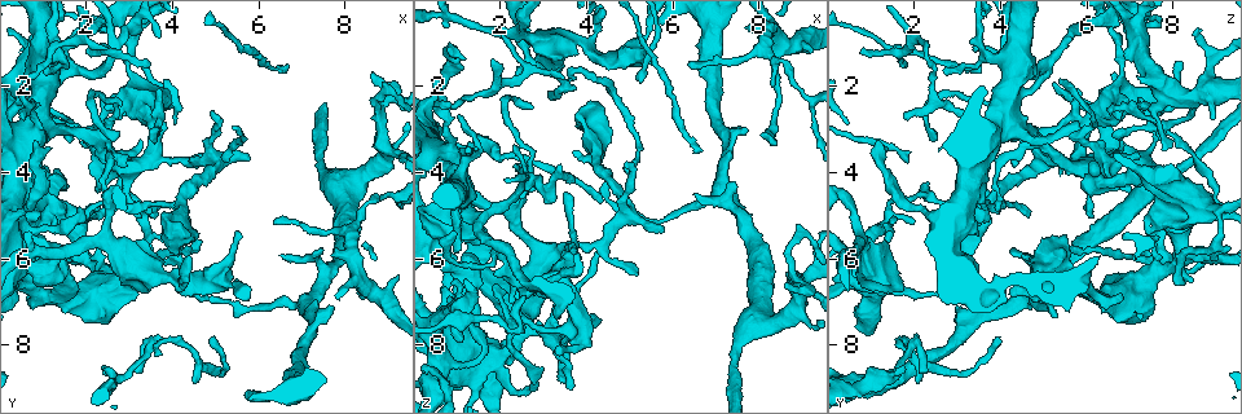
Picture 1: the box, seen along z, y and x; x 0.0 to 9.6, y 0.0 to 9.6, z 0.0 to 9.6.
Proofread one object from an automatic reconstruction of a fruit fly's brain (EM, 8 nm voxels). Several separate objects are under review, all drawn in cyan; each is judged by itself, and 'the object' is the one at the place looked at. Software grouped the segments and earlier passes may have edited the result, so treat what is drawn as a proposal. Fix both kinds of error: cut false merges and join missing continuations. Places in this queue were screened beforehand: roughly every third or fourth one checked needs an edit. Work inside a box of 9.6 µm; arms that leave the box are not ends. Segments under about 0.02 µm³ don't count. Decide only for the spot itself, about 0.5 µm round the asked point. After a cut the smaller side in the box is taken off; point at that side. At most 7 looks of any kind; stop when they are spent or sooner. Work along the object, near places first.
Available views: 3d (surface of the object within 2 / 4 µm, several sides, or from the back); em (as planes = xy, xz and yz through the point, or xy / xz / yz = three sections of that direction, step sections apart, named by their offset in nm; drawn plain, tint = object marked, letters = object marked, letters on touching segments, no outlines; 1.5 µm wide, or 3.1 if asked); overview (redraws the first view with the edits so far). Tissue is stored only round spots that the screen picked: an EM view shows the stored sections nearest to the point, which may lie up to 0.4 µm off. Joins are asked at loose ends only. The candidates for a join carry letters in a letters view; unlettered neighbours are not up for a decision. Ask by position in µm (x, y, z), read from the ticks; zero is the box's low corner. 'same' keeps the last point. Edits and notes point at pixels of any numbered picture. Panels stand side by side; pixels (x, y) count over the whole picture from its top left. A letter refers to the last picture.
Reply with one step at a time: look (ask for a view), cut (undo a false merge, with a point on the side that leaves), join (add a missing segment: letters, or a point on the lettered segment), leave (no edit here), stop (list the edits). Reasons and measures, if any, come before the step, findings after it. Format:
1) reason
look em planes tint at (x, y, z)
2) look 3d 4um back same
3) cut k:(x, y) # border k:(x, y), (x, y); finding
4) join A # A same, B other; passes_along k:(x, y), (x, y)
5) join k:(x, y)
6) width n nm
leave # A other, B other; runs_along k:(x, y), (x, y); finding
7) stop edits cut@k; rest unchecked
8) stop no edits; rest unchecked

three arms meet
look 3d 4um at (3.70, 2.70, 5.60)

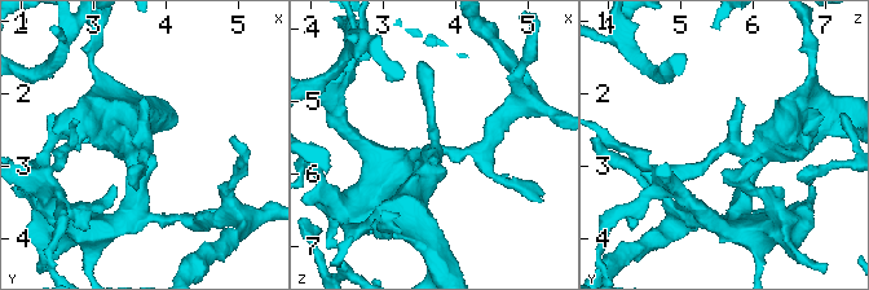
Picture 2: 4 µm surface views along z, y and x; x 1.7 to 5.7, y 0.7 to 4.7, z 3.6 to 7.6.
look em planes letters at (3.75, 2.70, 5.65)

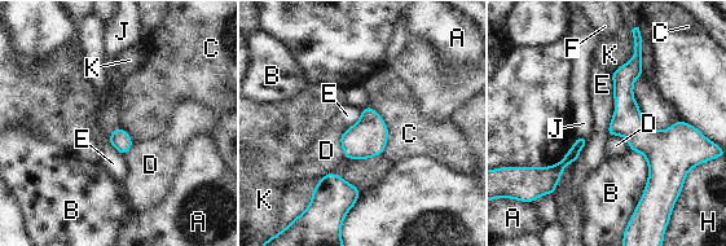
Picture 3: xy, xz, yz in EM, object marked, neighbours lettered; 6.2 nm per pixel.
width 100 nm
leave # A other, B other, C other, D other, E other, F other, H other, J other, K other; border 3:(368, 105), (387, 128), (382, 154); all the same neuron

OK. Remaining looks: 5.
look em xy step 8 plain at (7.40, 5.75, 4.30)

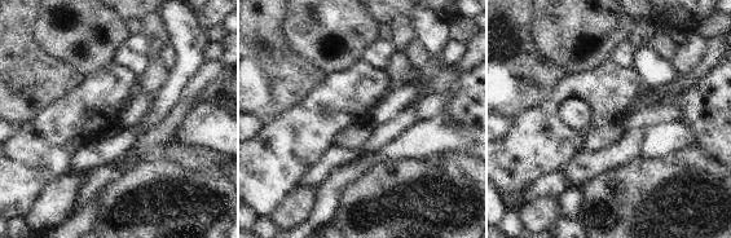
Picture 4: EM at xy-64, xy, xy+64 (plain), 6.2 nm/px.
what lies round it
look em xy step 8 letters same

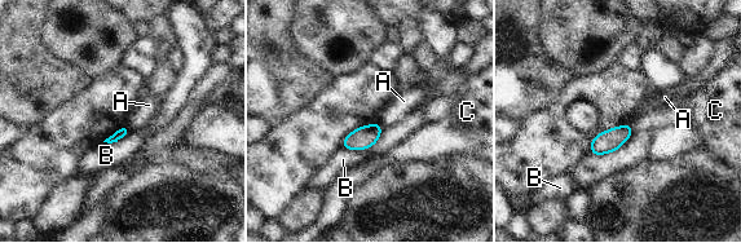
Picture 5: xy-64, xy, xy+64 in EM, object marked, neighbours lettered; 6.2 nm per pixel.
leave # A other, B other, C other; border 5:(376, 120), (383, 129); no lettered segment goes on from it

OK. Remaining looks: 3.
calibre changes
look em xy step 8 tint at (9.10, 2.20, 6.65)

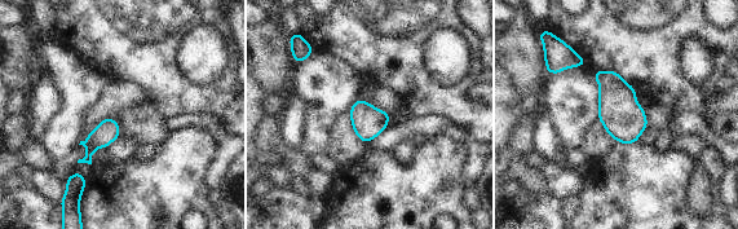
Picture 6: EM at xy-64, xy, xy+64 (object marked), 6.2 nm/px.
look em xy step 8 letters same

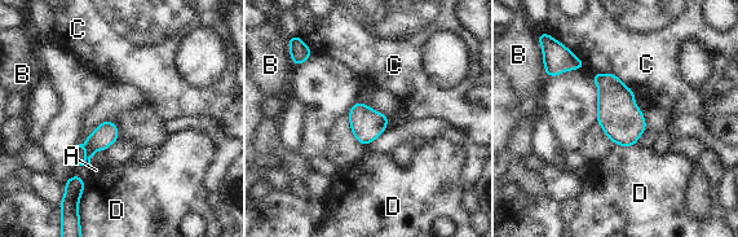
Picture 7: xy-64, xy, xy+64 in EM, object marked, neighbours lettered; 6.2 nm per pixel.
longest_contact C 220 nm
leave # A other, B other, C other, D other; one neuron here

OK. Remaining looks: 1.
stop no edits; rest unchecked

